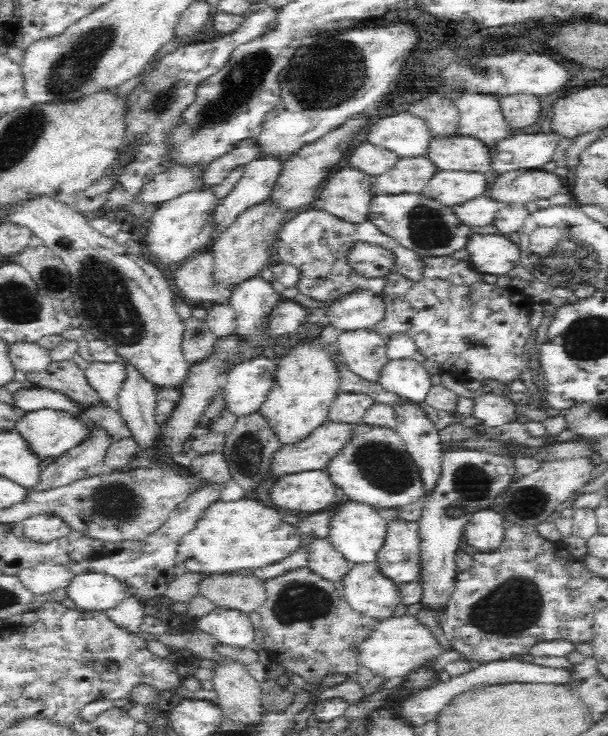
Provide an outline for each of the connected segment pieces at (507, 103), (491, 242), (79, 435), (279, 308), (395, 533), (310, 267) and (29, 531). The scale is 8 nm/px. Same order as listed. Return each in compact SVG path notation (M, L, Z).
M517 93L514 95L496 95L500 110L508 126L524 128L536 122L540 115L540 104L532 94Z
M474 233L468 239L468 265L484 274L513 274L518 266L521 250L504 235Z
M51 408L26 412L16 420L15 429L42 459L50 456L57 458L88 440L91 435L90 423L69 412Z
M281 299L276 302L276 308L269 318L270 332L273 336L290 334L308 321L309 314L310 310L294 299Z
M388 521L386 542L377 554L377 566L388 579L398 584L410 584L419 579L419 525L416 521Z
M306 210L298 213L283 226L274 239L274 248L282 263L293 264L302 269L301 281L297 288L299 292L314 298L314 300L333 302L341 296L356 291L370 291L382 295L385 280L382 278L367 279L352 272L346 264L349 248L358 241L371 242L393 250L396 255L395 270L403 274L412 283L419 283L424 274L423 257L409 248L404 248L396 240L380 232L380 229L368 219L360 222L342 220L332 213L320 210Z
M46 512L27 517L22 521L22 525L24 525L24 535L32 541L42 543L65 538L72 530L72 527L62 517L56 513Z

